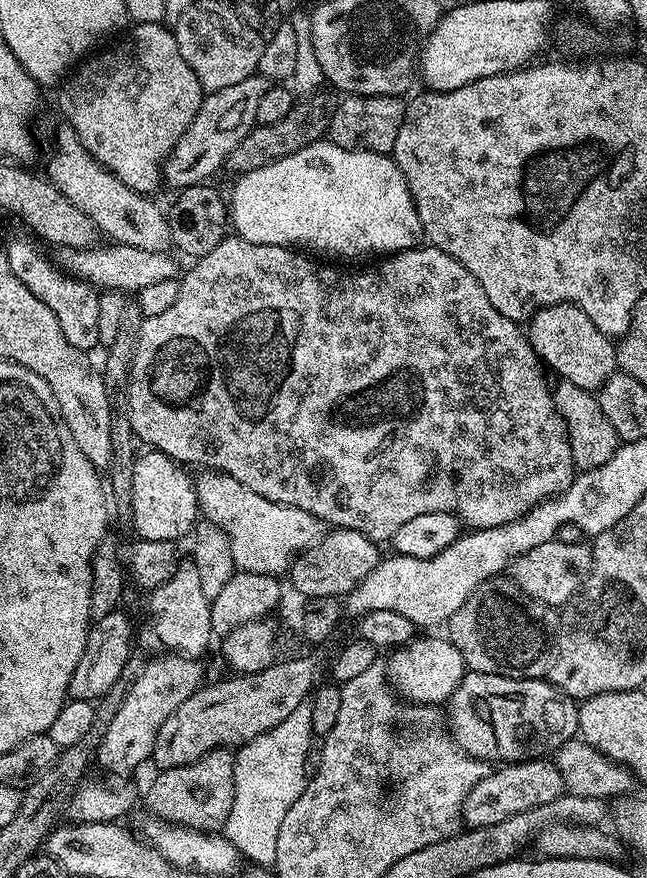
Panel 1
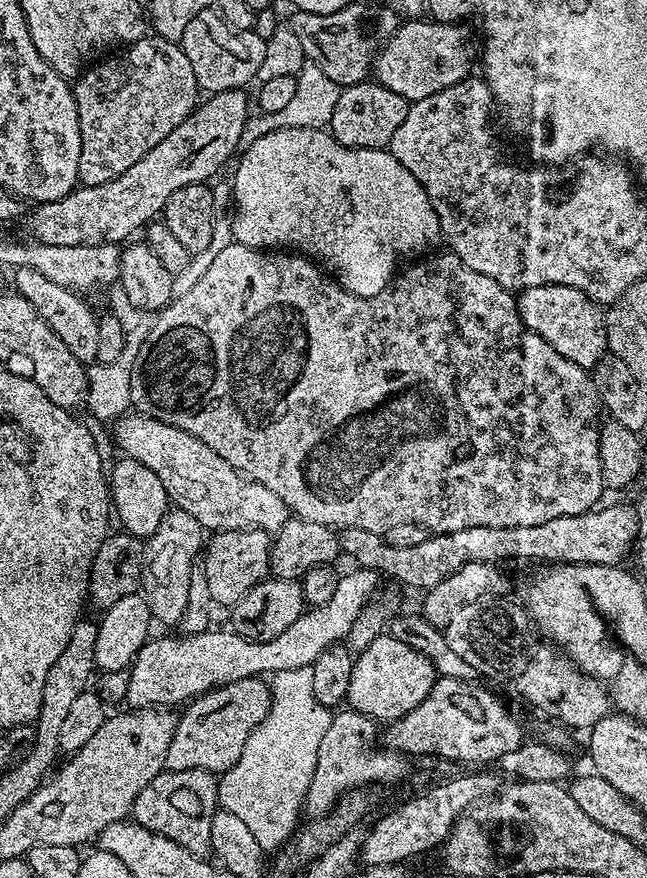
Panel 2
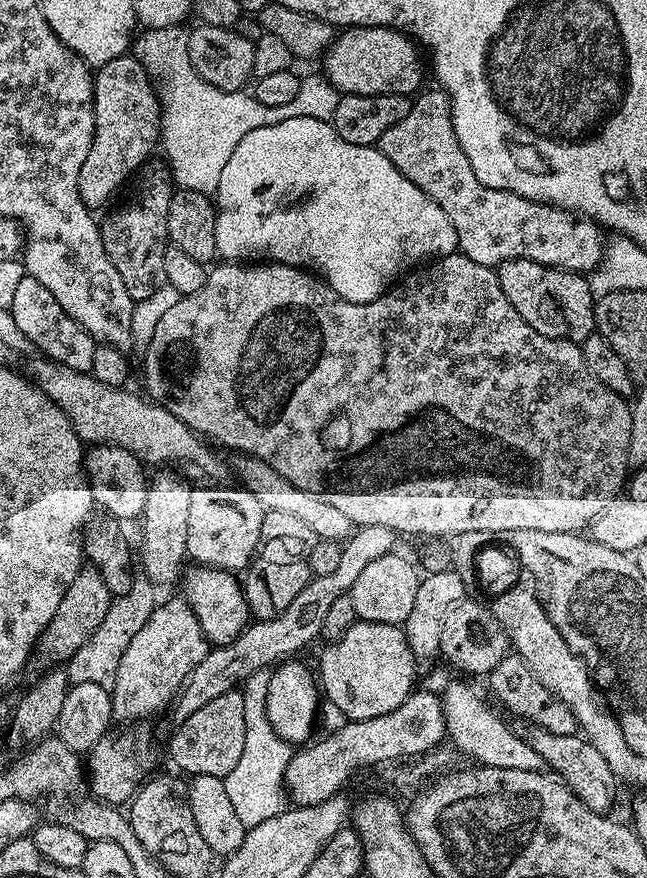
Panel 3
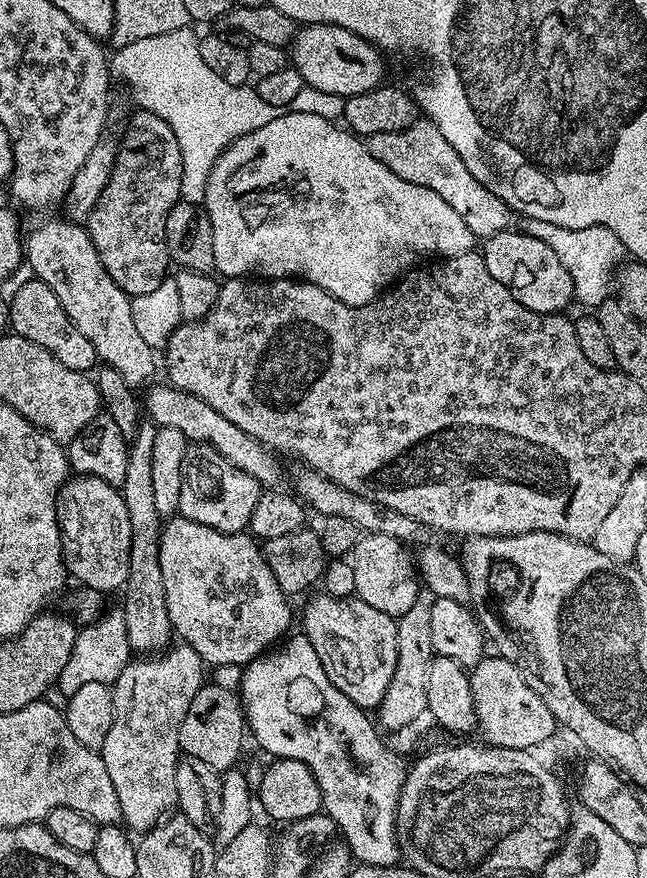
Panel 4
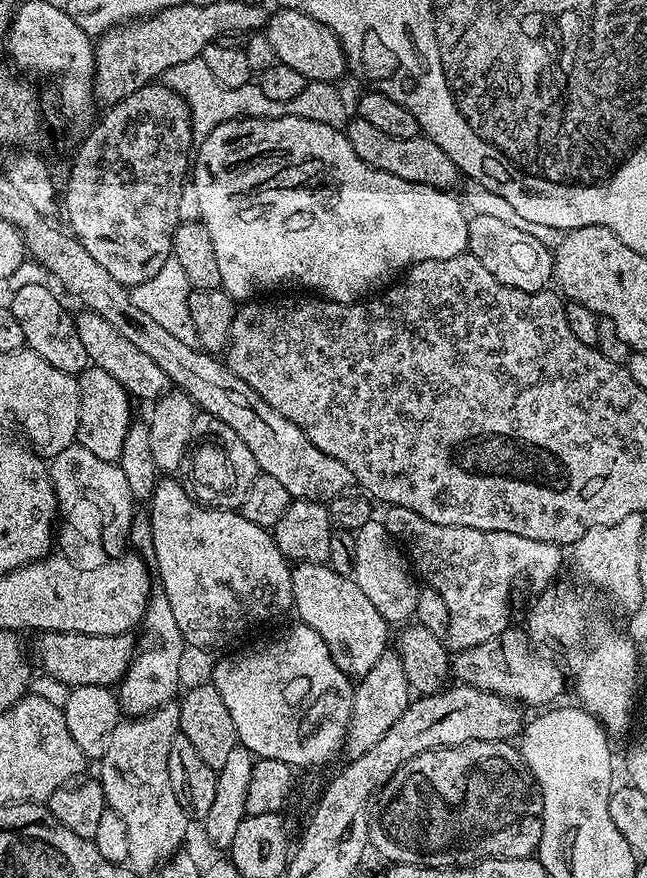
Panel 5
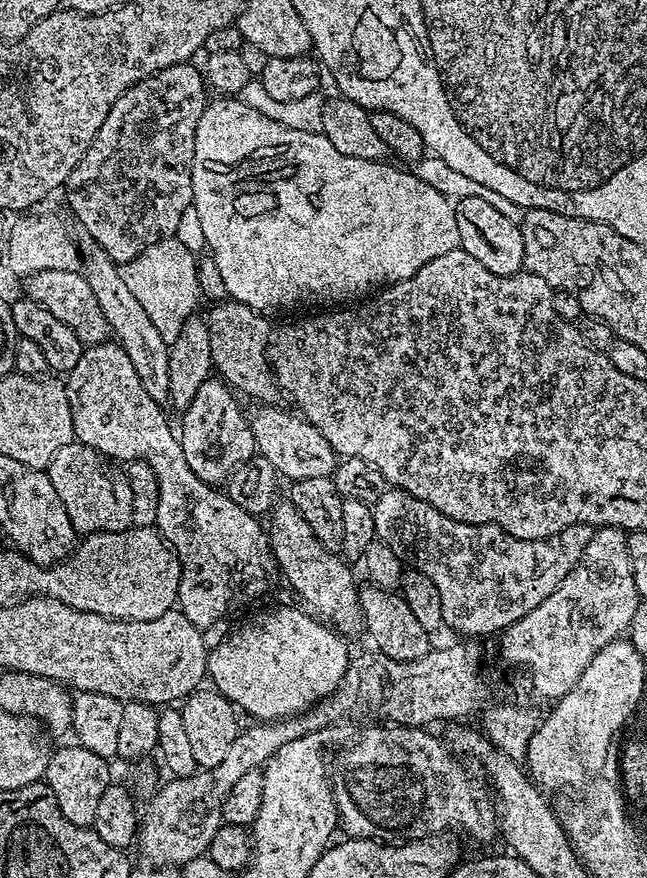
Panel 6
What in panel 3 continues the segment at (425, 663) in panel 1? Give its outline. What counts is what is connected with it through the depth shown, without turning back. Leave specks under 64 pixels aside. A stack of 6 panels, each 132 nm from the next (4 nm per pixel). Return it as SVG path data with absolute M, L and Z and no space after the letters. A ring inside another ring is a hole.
M357 619L327 647L320 656L318 680L327 703L329 700L348 720L390 714L390 710L398 710L417 687L416 656L406 642L403 627Z

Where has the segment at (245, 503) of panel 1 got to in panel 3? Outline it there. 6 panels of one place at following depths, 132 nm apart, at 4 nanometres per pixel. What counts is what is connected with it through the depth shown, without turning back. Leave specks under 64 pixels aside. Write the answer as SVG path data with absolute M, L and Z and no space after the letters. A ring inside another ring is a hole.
M40 358L40 361L37 362L34 383L68 415L68 421L72 423L74 430L79 434L85 445L117 444L122 446L122 450L130 450L145 465L164 464L160 466L171 466L173 469L180 468L176 469L179 475L189 481L196 480L192 482L216 482L219 481L216 479L224 472L219 458L211 452L213 449L197 433L186 427L178 418L174 418L174 414L170 414L170 410L166 410L160 404L149 402L143 395L140 395L140 397L135 396L132 392L124 392L123 387L111 388L102 382L98 382L89 373L70 370L61 364L53 364L47 358Z

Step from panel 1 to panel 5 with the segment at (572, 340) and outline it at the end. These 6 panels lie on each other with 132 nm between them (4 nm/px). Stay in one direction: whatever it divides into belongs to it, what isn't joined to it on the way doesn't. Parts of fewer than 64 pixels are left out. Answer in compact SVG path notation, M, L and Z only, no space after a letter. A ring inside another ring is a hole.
M490 214L468 216L468 251L482 262L482 266L486 266L486 270L490 270L490 274L494 274L494 278L498 278L498 282L511 288L542 292L553 283L553 249Z

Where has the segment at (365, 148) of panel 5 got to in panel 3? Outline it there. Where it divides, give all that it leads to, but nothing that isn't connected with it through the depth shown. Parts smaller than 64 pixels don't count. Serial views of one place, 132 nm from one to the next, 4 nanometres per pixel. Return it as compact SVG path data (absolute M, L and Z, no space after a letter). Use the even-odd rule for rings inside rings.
M421 91L412 100L412 108L406 118L402 118L398 126L390 126L390 130L382 134L378 147L382 154L386 154L386 158L390 158L390 162L394 162L394 166L402 175L410 178L414 186L418 186L431 200L438 202L442 210L446 210L446 218L450 218L454 226L456 242L462 255L491 269L508 260L530 260L551 268L565 268L567 272L581 274L591 273L592 269L599 266L600 259L604 257L606 236L595 220L589 220L587 216L575 212L567 212L564 208L556 208L553 204L539 204L527 200L513 192L494 190L478 182L474 166L470 166L470 158L466 158L454 134L452 104L444 91L435 91Z

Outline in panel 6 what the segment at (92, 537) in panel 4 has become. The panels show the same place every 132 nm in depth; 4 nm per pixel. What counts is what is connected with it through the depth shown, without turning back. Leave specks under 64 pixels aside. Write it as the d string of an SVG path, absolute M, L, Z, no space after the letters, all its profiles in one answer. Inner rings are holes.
M80 441L59 448L58 453L47 466L48 477L62 499L71 524L77 533L121 532L131 527L133 516L133 498L127 475L120 471L107 457L94 451Z

